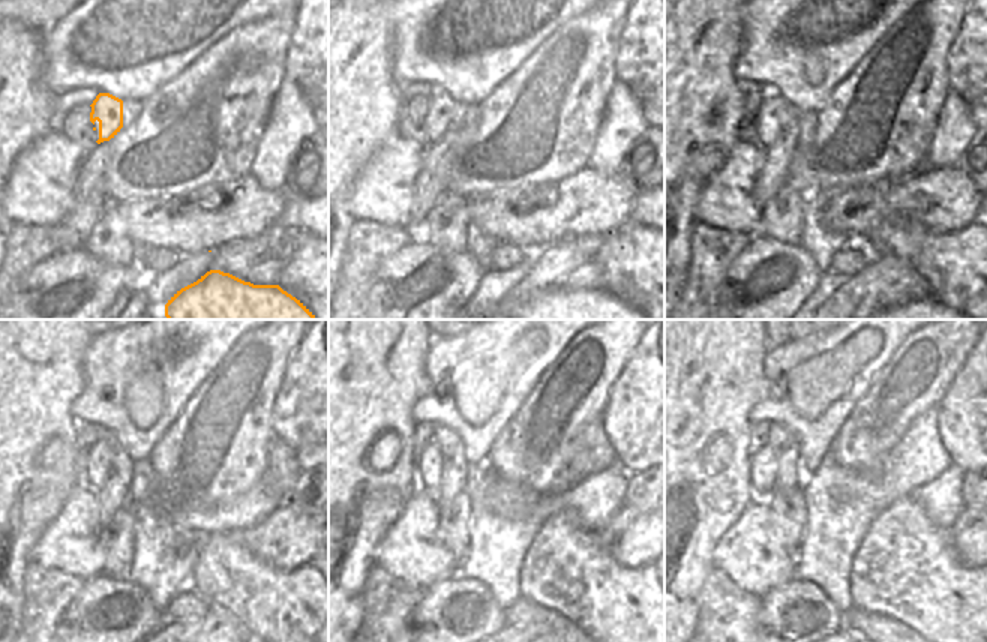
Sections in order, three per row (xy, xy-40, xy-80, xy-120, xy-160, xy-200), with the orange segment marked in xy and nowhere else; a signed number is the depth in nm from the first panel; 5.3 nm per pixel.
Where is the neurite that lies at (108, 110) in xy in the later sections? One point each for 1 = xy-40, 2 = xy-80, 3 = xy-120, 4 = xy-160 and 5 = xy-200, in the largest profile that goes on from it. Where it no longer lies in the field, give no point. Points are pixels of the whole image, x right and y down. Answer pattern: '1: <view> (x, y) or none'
1: xy-40 (447, 111)
2: xy-80 (779, 108)
3: xy-120 (105, 455)
4: xy-160 (438, 453)
5: xy-200 (773, 459)

